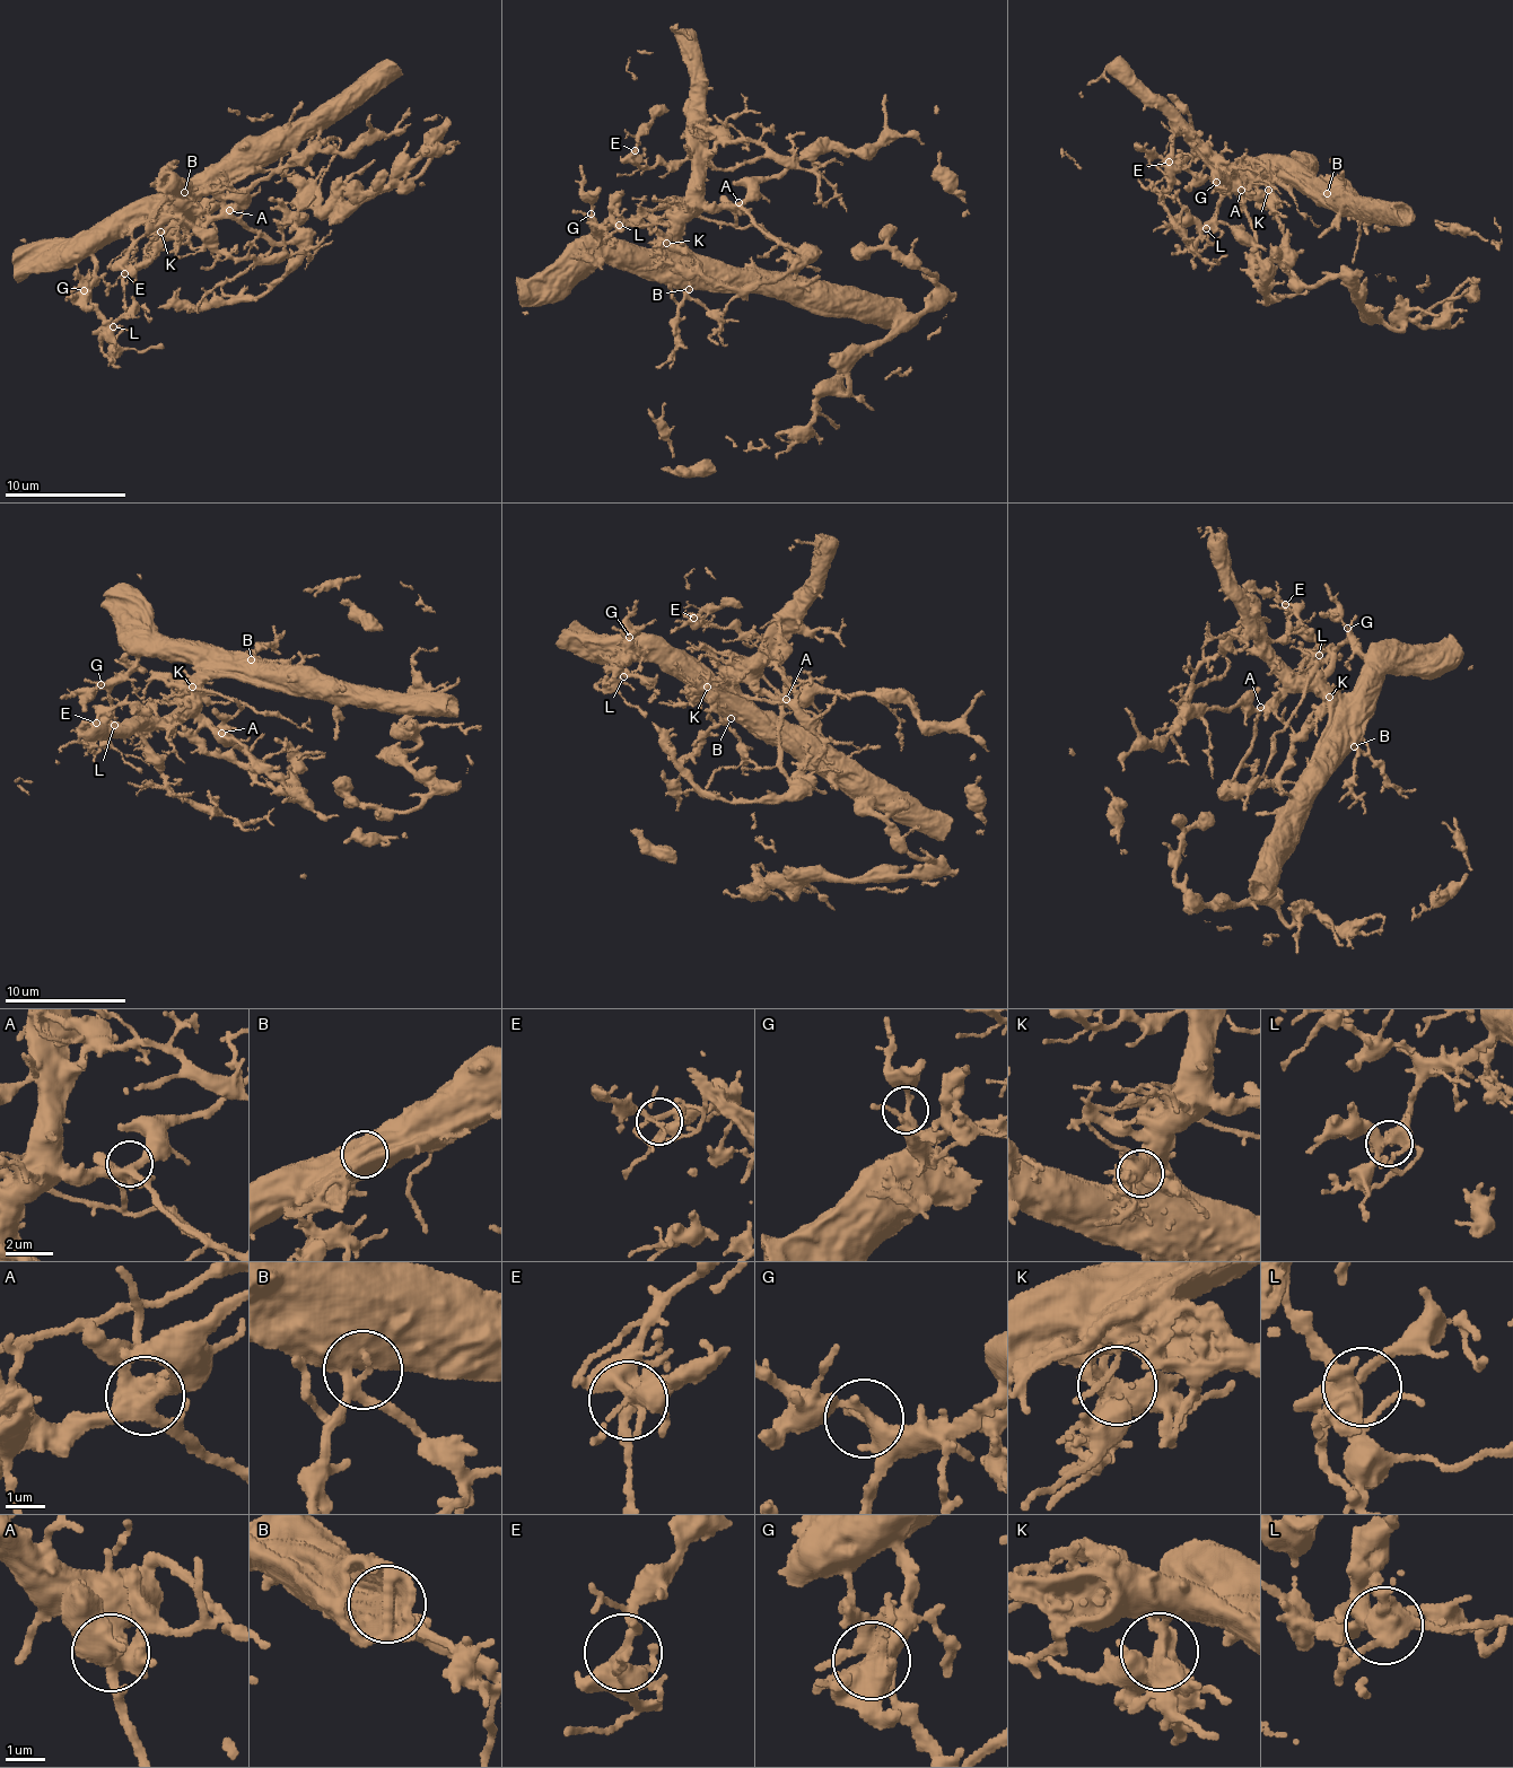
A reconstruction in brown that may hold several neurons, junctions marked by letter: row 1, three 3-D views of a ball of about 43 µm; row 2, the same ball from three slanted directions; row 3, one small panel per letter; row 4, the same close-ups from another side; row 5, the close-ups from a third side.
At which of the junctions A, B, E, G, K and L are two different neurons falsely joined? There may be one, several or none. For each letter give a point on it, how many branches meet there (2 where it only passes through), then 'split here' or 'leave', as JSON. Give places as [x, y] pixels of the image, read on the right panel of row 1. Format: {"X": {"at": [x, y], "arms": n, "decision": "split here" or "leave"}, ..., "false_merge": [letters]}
{"A": {"at": [1241, 190], "arms": 5, "decision": "leave"}, "B": {"at": [1327, 193], "arms": 4, "decision": "leave"}, "E": {"at": [1169, 162], "arms": 4, "decision": "leave"}, "G": {"at": [1216, 182], "arms": 4, "decision": "leave"}, "K": {"at": [1268, 190], "arms": 4, "decision": "leave"}, "L": {"at": [1206, 228], "arms": 4, "decision": "leave"}, "false_merge": []}

